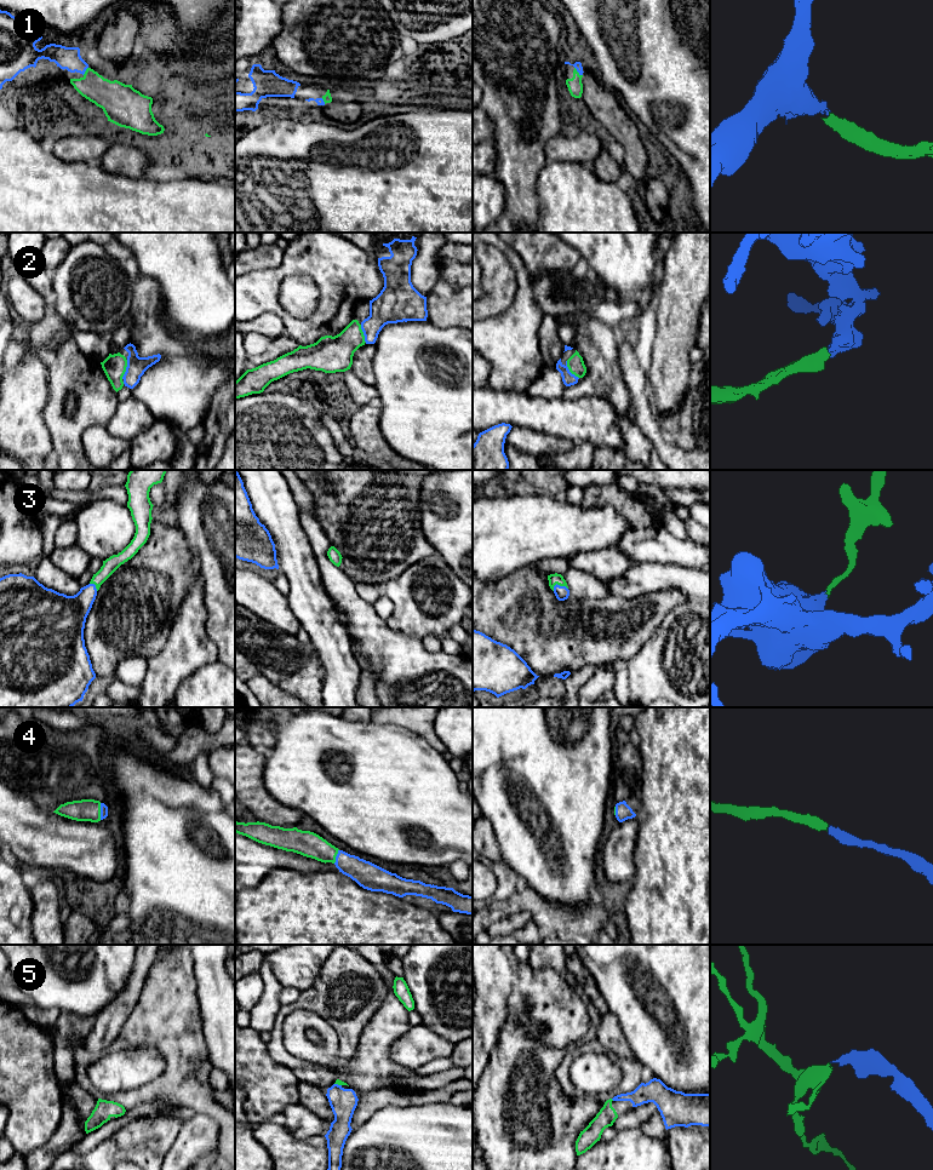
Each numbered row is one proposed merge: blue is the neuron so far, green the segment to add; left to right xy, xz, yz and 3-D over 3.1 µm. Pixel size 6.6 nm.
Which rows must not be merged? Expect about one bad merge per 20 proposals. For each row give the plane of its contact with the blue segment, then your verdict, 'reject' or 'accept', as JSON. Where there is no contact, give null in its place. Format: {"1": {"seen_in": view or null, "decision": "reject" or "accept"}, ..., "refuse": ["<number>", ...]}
{"1": {"seen_in": "yz", "decision": "accept"}, "2": {"seen_in": "yz", "decision": "accept"}, "3": {"seen_in": "yz", "decision": "accept"}, "4": {"seen_in": "xy", "decision": "accept"}, "5": {"seen_in": "xz", "decision": "accept"}, "refuse": []}

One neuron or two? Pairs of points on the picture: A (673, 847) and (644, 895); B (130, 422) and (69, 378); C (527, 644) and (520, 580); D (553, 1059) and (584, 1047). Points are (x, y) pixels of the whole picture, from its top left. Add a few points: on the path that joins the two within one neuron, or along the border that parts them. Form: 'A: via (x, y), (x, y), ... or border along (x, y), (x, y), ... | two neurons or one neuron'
A: via (673, 859), (673, 865), (654, 883) | one neuron
B: border along (119, 401), (115, 412), (104, 425) | two neurons
C: via (527, 629), (524, 596) | one neuron
D: border along (565, 1051), (564, 1059), (555, 1072), (556, 1083) | two neurons

